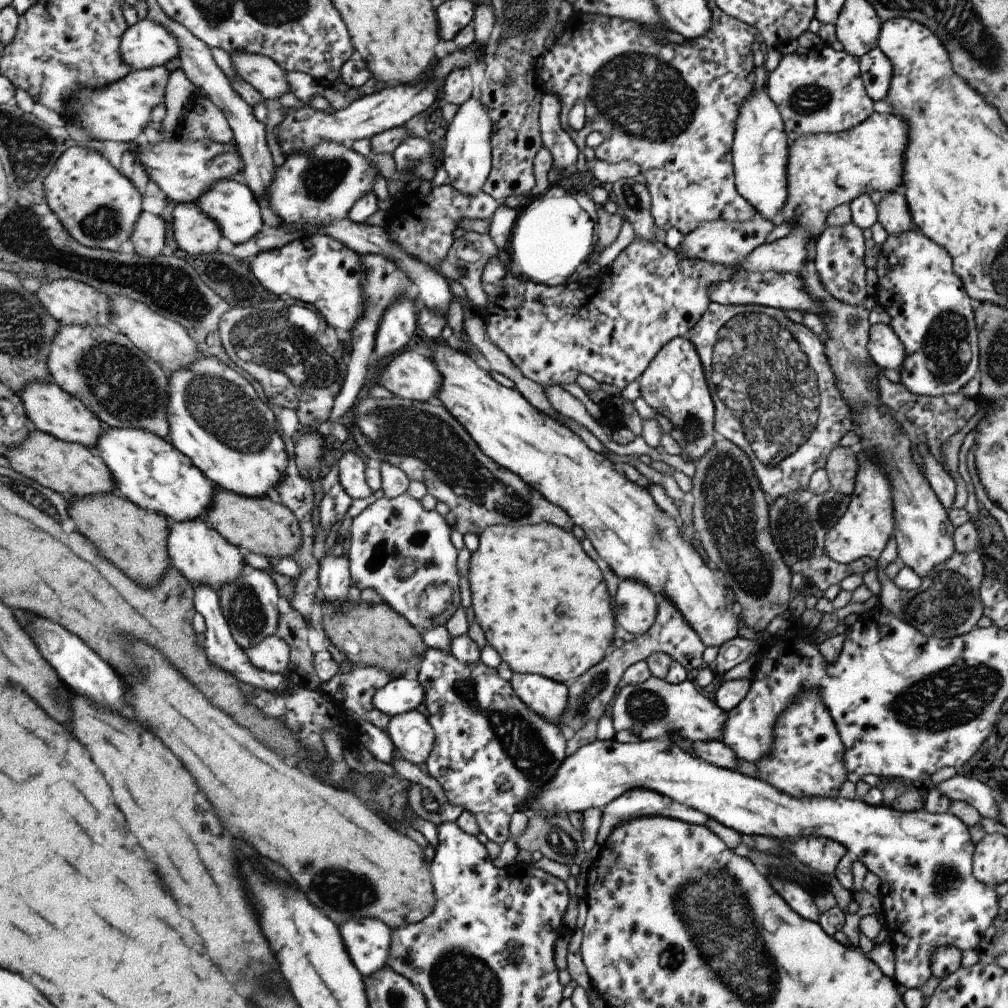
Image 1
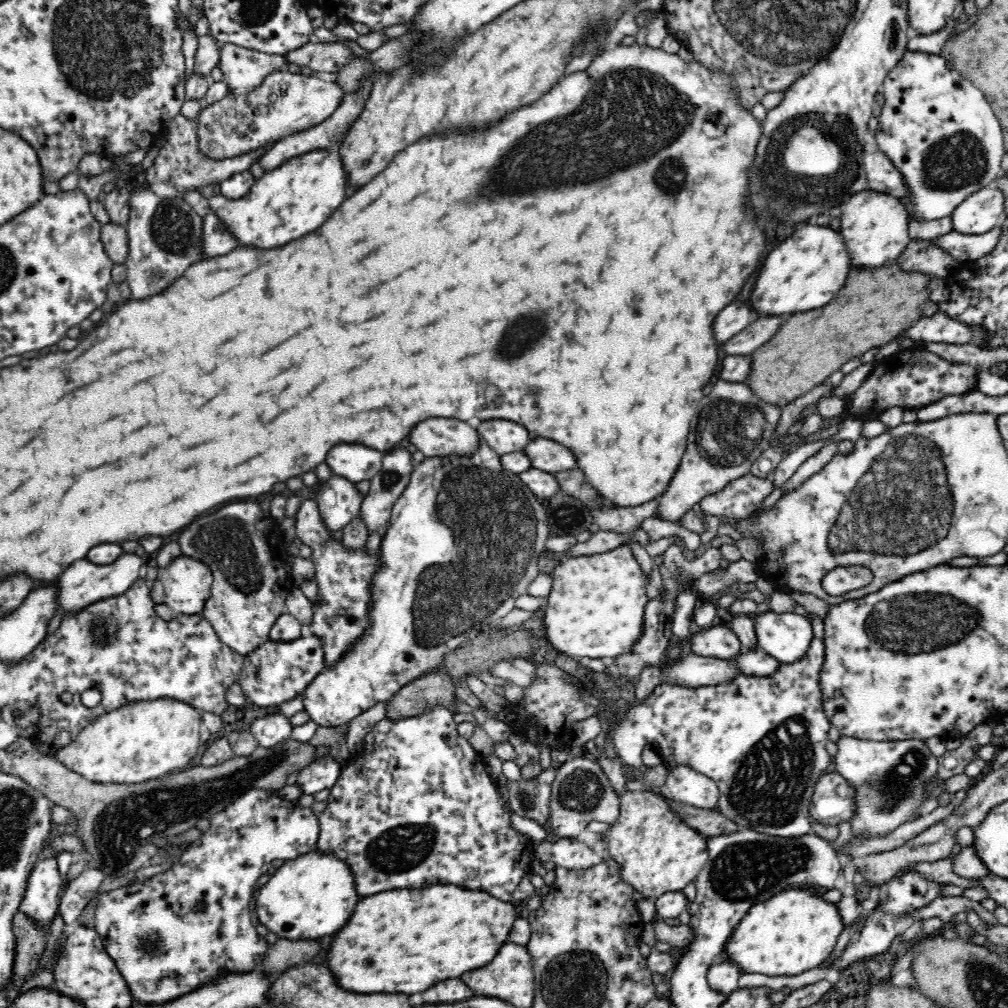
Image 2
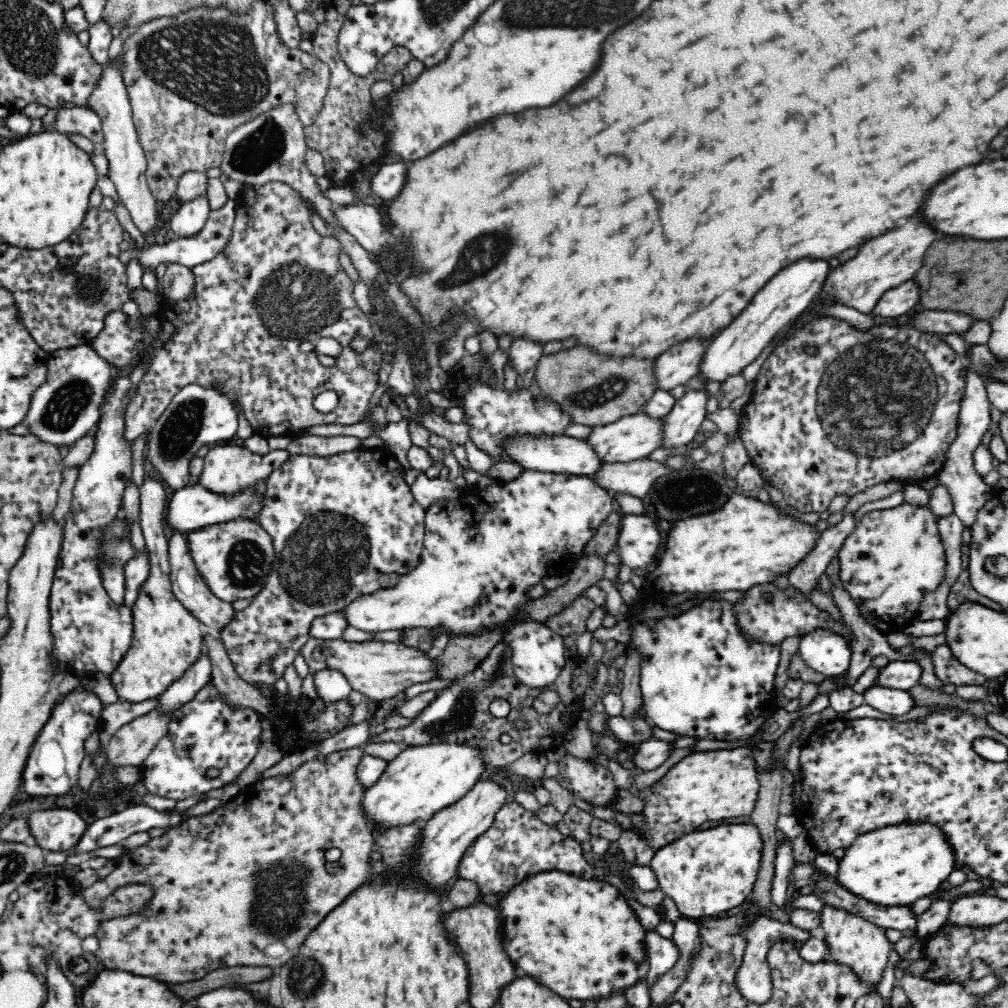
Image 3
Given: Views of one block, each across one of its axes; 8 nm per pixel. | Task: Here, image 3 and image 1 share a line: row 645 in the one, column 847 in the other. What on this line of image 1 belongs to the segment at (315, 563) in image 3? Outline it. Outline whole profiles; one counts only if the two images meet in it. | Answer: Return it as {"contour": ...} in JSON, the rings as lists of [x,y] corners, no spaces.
{"contour":[[[854,223],[846,226],[826,227],[816,241],[816,258],[814,258],[816,272],[824,290],[828,290],[836,300],[856,306],[869,299],[866,293],[866,264],[864,264],[864,236],[863,229]]]}

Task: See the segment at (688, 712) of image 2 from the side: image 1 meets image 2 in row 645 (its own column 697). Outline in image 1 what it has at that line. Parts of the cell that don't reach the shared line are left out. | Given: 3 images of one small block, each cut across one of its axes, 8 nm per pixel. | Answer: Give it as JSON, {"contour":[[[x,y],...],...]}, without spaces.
{"contour":[[[646,788],[624,792],[622,796],[609,802],[602,811],[602,822],[596,838],[598,846],[604,844],[616,826],[640,816],[665,816],[702,826],[706,826],[711,818],[696,808],[680,804],[659,791]]]}

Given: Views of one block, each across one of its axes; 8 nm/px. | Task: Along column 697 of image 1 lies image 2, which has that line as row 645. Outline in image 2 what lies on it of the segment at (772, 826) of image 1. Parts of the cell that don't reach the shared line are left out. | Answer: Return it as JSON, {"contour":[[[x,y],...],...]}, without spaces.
{"contour":[[[772,610],[752,616],[757,636],[757,646],[778,662],[792,664],[802,658],[811,640],[812,623],[808,617]]]}

